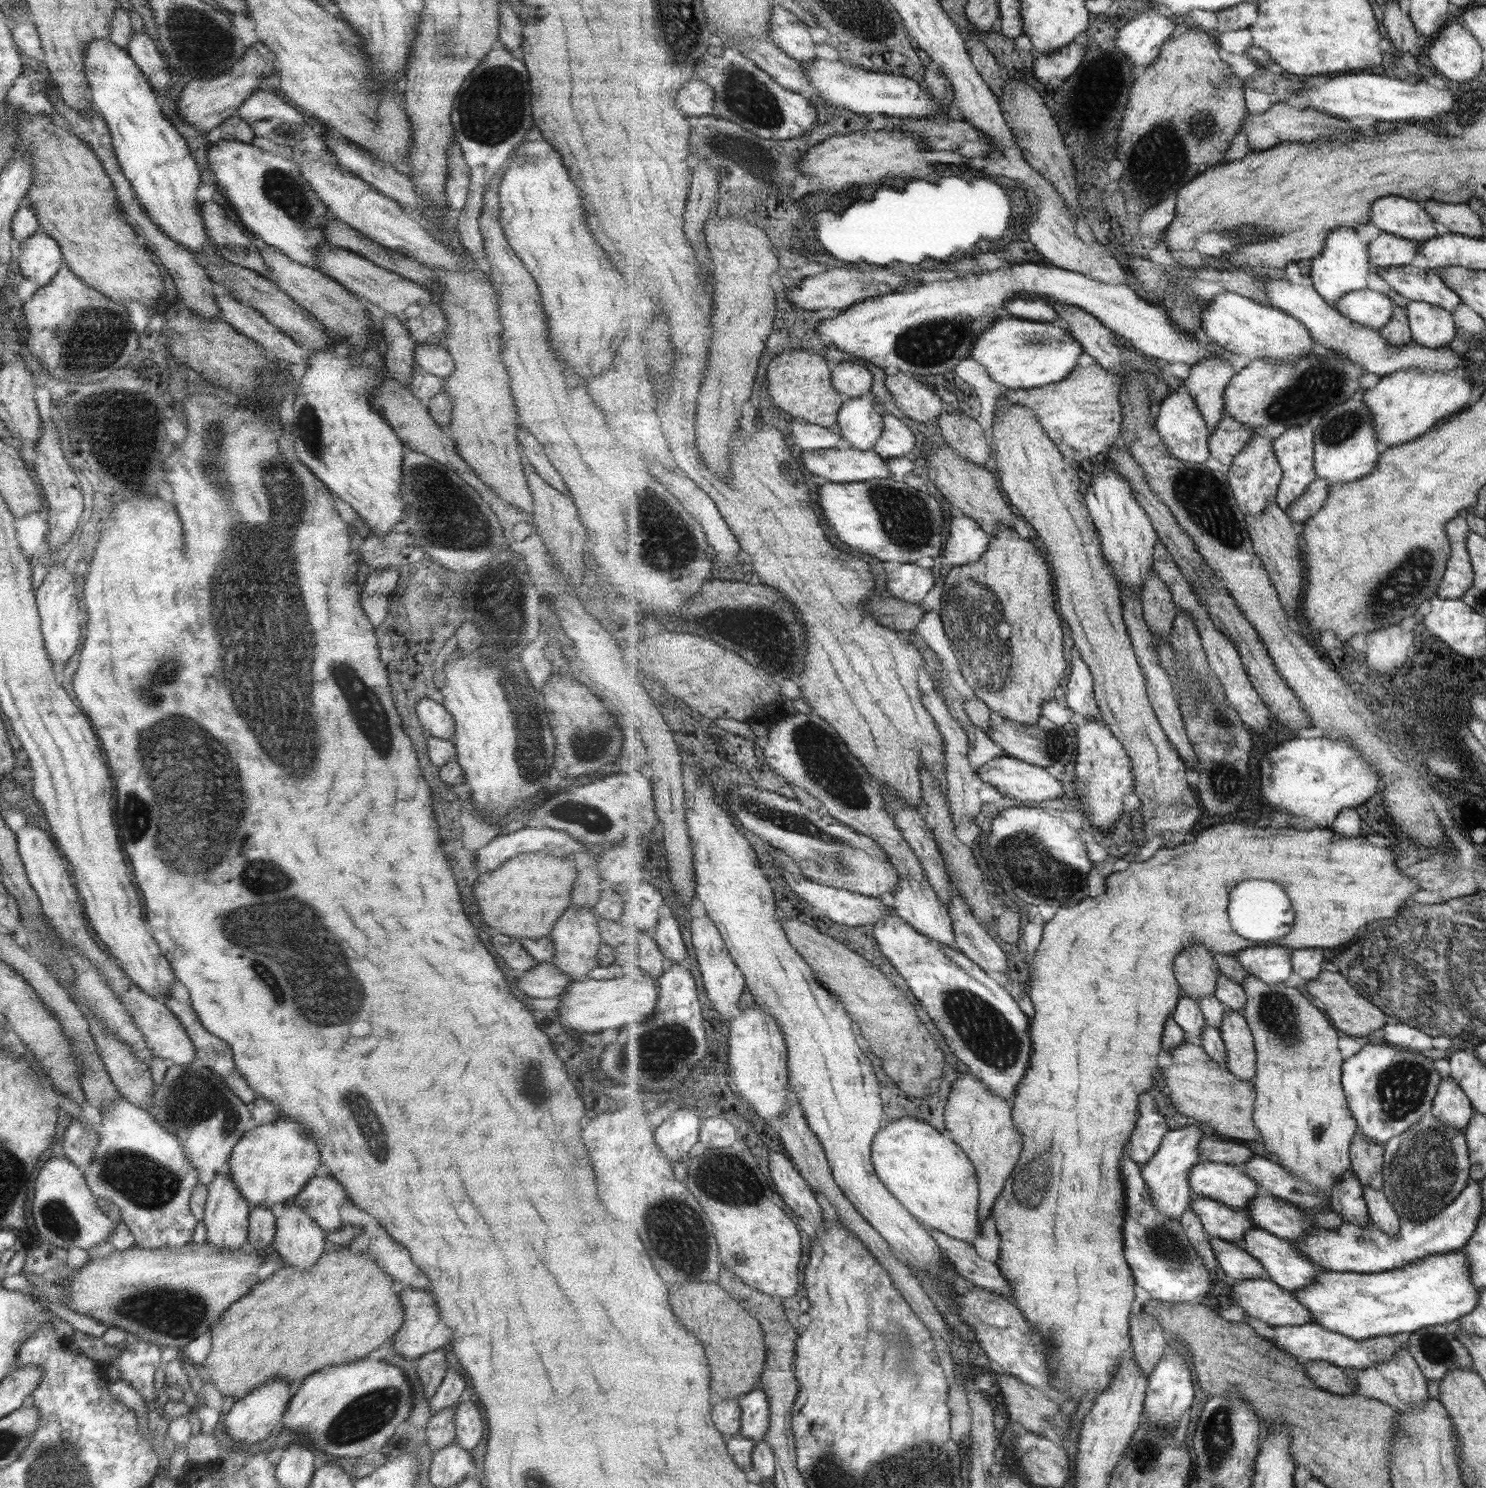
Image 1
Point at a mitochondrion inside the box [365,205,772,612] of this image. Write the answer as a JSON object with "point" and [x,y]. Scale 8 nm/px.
{"point":[447,520]}

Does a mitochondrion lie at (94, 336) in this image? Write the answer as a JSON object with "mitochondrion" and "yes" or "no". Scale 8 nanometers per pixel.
{"mitochondrion":"yes"}

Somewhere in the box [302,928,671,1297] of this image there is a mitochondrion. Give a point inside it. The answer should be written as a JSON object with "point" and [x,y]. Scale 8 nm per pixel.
{"point":[368,1127]}

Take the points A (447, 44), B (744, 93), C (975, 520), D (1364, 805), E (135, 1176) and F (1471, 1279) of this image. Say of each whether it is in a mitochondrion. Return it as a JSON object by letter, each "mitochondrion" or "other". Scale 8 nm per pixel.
{"A":"mitochondrion","B":"mitochondrion","C":"other","D":"other","E":"mitochondrion","F":"other"}

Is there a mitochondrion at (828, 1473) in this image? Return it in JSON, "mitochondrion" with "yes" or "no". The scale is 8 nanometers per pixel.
{"mitochondrion":"yes"}

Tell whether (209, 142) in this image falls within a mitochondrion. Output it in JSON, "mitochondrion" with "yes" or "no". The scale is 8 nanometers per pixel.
{"mitochondrion":"no"}

